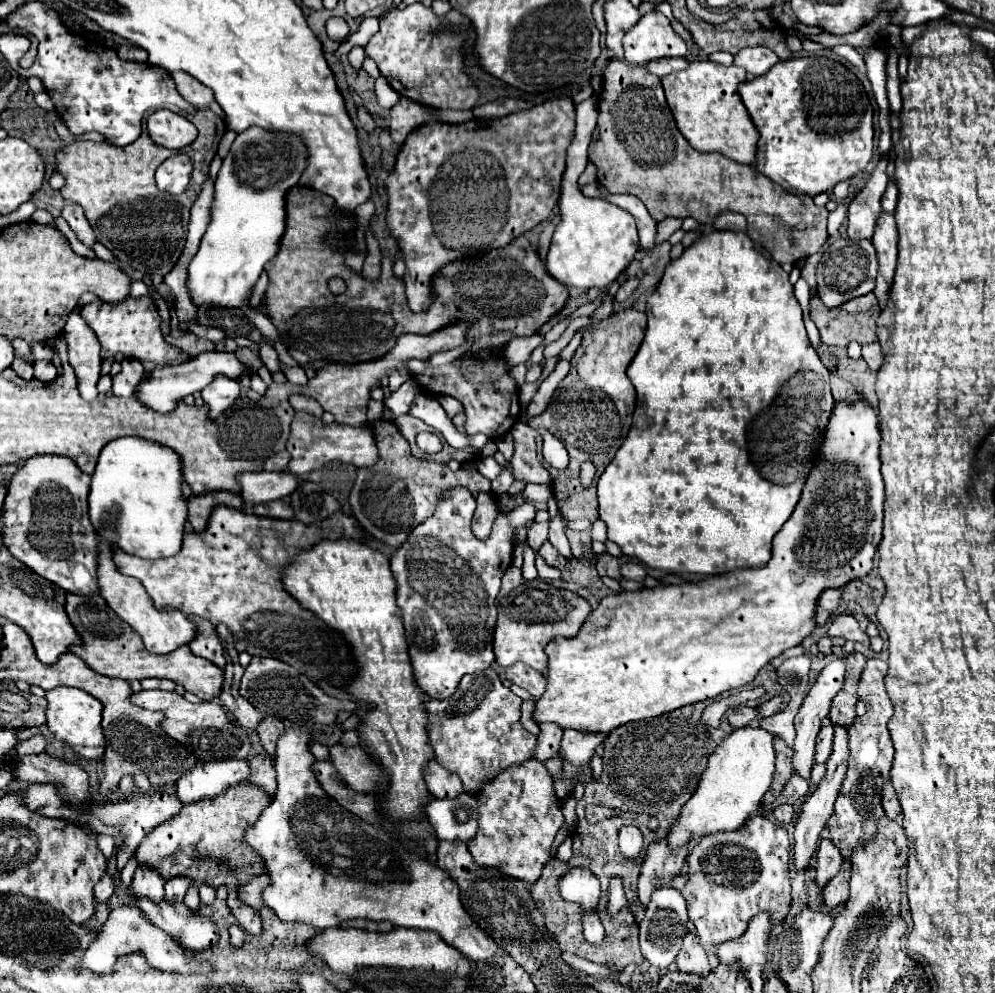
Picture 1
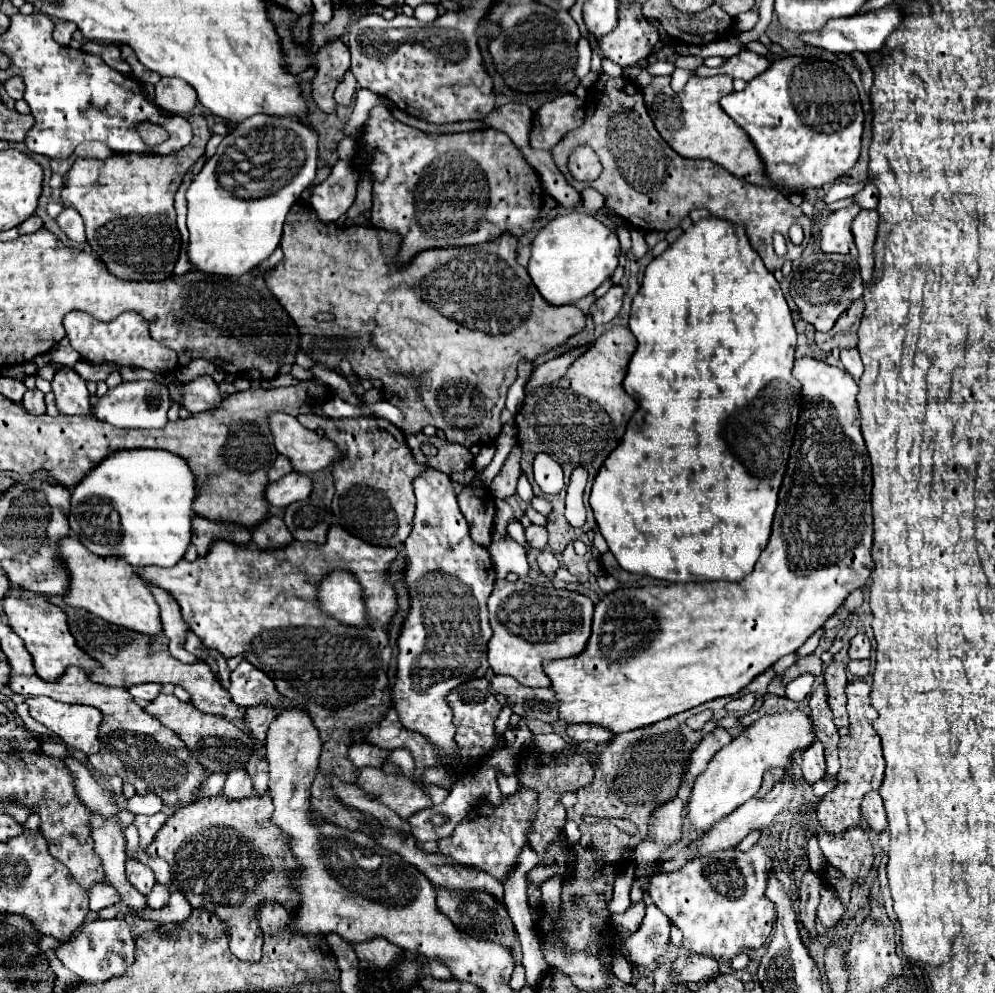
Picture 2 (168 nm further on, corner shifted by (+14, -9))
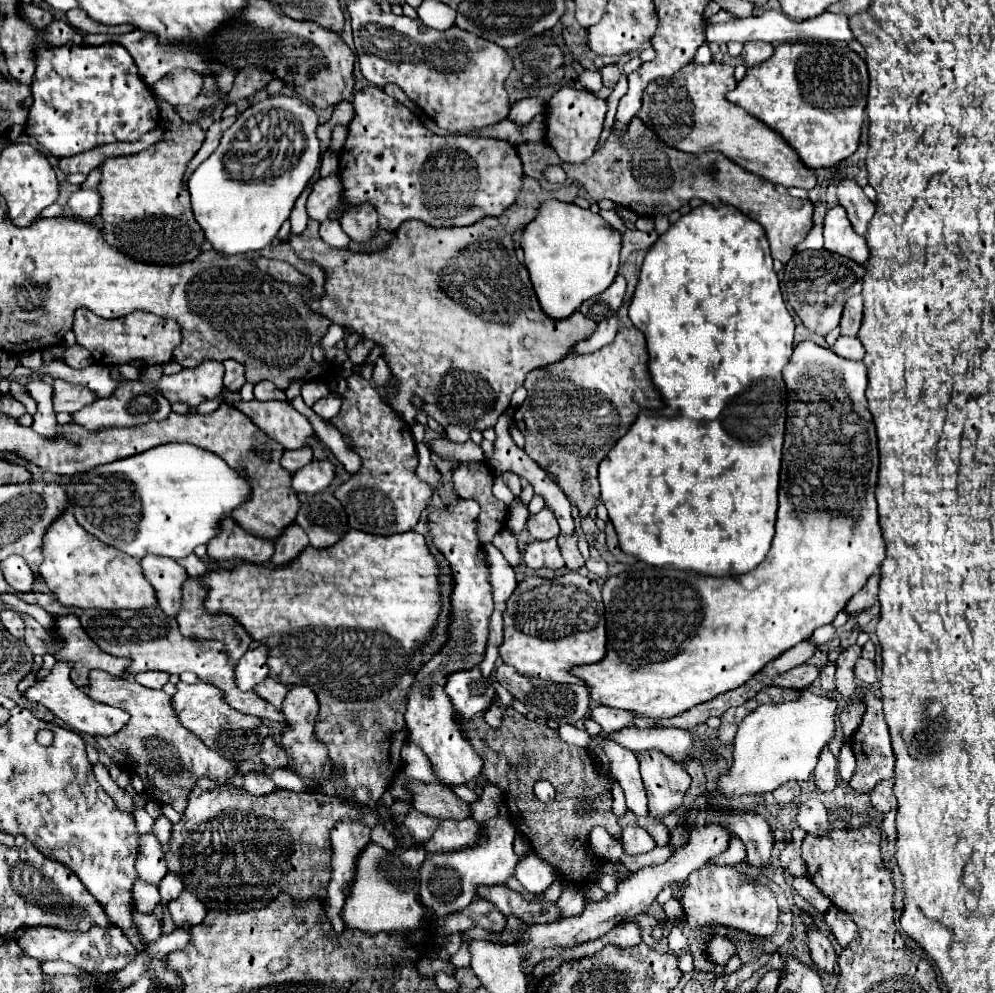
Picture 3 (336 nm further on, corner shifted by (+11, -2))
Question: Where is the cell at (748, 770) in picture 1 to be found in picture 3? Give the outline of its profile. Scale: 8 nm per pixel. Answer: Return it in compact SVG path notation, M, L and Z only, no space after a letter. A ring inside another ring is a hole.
M804 692L800 700L786 704L764 704L752 710L740 724L734 740L734 762L728 774L720 776L720 790L730 796L774 792L788 780L808 780L818 756L836 732L838 702L830 696Z

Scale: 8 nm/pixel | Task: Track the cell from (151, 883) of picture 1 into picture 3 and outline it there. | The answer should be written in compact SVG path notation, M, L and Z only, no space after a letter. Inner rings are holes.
M152 830L144 836L140 836L136 870L138 870L140 878L150 882L150 884L158 884L168 874L164 850L162 850L160 842L156 842L156 836L154 836Z

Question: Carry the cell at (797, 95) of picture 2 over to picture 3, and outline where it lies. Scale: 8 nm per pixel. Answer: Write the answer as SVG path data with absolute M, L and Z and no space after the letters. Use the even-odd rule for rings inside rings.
M794 42L776 46L774 54L756 68L748 68L746 76L738 86L726 94L726 98L744 108L748 114L756 116L772 130L776 130L802 158L802 162L816 170L836 166L838 162L852 156L860 144L860 130L864 122L868 94L868 70L866 62L844 44L824 44L824 42Z

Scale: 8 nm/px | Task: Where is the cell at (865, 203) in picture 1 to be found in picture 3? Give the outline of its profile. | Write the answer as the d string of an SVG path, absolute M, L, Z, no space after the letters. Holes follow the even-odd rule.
M834 206L824 218L824 248L864 264L870 256L866 240L858 236L842 206Z

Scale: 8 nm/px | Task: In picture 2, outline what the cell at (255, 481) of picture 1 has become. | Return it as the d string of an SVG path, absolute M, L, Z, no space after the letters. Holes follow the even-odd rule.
M289 473L279 481L273 481L265 489L265 499L271 507L287 507L293 501L307 499L311 493L311 479L307 475Z

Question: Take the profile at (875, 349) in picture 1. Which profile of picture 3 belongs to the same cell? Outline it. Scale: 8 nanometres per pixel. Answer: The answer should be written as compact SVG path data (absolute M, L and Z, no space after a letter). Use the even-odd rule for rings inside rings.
M840 336L836 340L836 344L832 346L832 350L842 356L842 358L848 358L848 360L862 360L864 356L864 348L860 344L858 338L848 338L848 336Z

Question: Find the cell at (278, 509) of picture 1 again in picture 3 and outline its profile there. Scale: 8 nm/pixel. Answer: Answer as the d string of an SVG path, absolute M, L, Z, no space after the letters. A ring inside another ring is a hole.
M292 524L288 526L282 536L278 540L274 540L274 556L272 556L272 564L274 566L284 566L284 564L290 564L296 556L300 556L300 552L308 546L308 536L306 532L298 526L298 524Z

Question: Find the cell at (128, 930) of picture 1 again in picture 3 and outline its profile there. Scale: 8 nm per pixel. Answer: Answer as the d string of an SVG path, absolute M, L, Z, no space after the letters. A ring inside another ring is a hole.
M24 926L24 932L16 936L16 942L20 944L26 956L32 956L40 962L64 960L86 972L100 972L100 974L122 970L130 960L136 958L134 946L124 936L124 932L116 926L110 926L106 930L92 928L90 932L66 932L66 930L48 928L48 926Z

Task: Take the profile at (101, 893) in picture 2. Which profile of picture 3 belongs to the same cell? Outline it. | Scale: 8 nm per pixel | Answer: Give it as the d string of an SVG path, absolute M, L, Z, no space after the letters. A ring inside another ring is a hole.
M136 880L136 882L134 882L132 894L134 894L134 902L136 902L138 912L142 912L142 914L152 914L154 908L162 902L162 900L160 900L158 886L148 884L148 882L144 882L144 880Z

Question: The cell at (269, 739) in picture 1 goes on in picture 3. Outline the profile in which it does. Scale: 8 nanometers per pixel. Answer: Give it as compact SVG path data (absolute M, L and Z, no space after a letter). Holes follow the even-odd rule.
M268 676L268 680L264 680L262 684L258 684L254 688L254 692L258 696L262 696L264 700L268 700L270 704L274 704L276 708L282 708L282 702L284 702L284 696L286 696L288 688L284 684L280 684L280 680Z

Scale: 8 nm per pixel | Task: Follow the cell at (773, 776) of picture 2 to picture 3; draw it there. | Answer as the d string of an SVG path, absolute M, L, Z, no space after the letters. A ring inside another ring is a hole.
M788 782L788 784L784 784L784 786L780 786L778 790L774 790L772 792L774 794L774 798L778 800L778 802L790 802L790 800L794 800L796 796L800 796L800 786L798 786L798 782Z

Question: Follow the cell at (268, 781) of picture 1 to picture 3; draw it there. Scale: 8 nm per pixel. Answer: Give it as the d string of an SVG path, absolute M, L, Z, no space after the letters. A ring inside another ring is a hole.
M268 736L264 740L260 756L268 768L286 768L288 766L288 756L286 756L284 748L280 748L280 744L272 736Z

